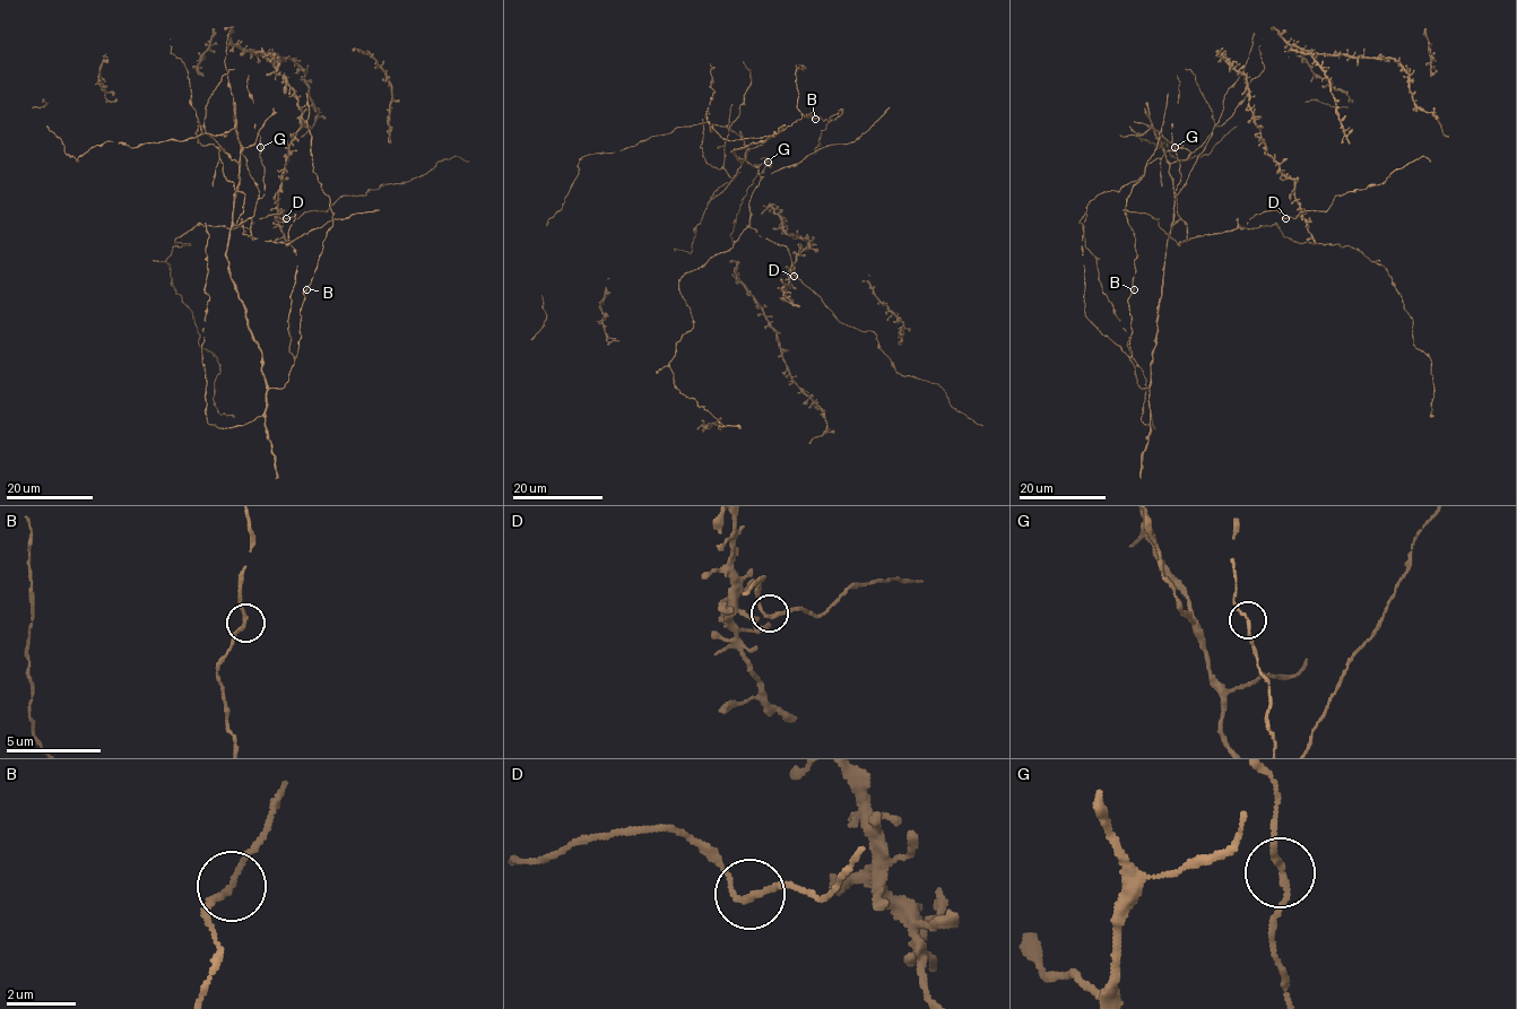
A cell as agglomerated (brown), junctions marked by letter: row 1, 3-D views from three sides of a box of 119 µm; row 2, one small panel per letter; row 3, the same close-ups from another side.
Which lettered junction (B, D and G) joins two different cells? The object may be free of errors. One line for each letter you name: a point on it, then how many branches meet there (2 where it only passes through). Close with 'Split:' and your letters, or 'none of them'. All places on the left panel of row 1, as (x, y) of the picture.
Split: none of them

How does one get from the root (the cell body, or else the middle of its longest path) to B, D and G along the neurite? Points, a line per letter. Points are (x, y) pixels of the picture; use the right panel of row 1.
B: (1170, 231), (1149, 388), (1138, 385), (1129, 358), (1132, 328), (1128, 298), (1134, 290)
D: (1170, 231), (1181, 219), (1189, 240), (1245, 228), (1250, 218), (1264, 211), (1277, 210), (1285, 218)
G: (1170, 231), (1180, 218), (1176, 200), (1181, 177), (1180, 161), (1175, 147)

